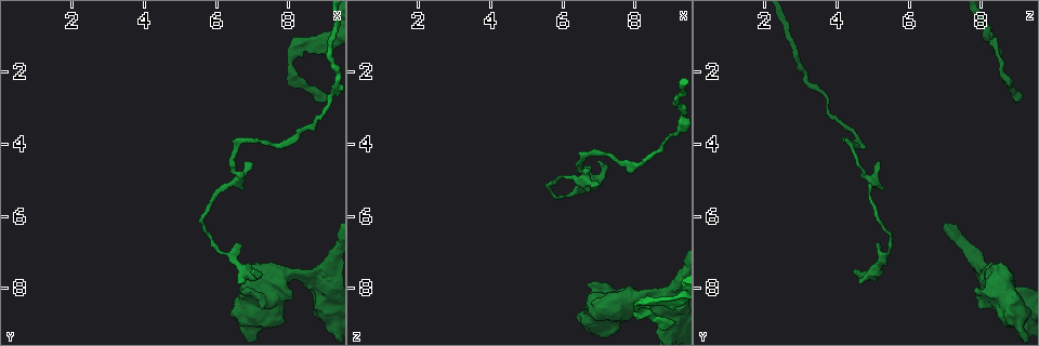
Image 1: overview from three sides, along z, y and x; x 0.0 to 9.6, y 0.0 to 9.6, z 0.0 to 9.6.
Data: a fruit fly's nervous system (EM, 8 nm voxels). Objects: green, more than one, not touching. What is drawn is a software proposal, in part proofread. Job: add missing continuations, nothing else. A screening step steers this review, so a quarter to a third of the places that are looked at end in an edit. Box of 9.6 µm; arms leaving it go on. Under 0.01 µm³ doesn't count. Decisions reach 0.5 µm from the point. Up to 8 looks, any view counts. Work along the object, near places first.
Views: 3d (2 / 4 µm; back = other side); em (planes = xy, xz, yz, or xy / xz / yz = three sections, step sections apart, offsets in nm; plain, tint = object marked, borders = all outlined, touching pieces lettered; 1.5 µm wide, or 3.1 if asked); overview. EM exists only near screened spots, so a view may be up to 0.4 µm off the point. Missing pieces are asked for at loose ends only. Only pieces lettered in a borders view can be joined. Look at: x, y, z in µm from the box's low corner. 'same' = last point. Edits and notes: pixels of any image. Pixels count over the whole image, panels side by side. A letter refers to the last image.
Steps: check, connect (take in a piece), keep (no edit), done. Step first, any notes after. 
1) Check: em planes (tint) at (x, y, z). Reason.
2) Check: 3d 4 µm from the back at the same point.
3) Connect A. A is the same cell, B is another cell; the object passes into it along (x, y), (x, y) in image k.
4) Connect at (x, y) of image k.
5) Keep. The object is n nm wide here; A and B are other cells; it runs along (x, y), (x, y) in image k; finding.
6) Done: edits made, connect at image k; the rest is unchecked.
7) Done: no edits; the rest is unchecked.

Check: em xz step 8 (borders) at (9.05, 2.75, 8.90).

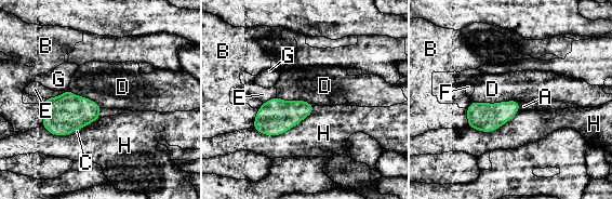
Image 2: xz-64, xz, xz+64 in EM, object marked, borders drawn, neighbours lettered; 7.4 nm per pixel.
Keep. A, B, C, D, E, F, G and H are other cells; a border runs along (471, 101), (489, 103), (519, 102) in image 2; none of them fits.

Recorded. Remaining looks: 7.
Check: 3d 4 µm at (6.65, 7.90, 4.65). Thin end.

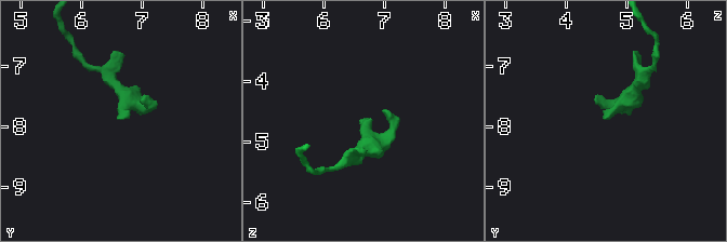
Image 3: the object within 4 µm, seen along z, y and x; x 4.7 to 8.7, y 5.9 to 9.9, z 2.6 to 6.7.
Check: em planes (borders) at (6.65, 7.90, 4.60).

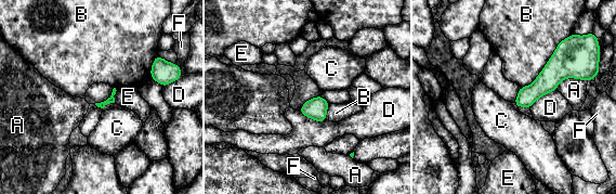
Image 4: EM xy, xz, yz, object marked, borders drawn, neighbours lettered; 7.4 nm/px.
Keep. A, B, C, D, E and F are other cells; it runs along (568, 75), (552, 75), (518, 102) in image 4; no lettered piece goes on from it.

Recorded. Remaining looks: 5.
Check: em planes (tint) at (7.20, 8.55, 8.00). Branch stops here.

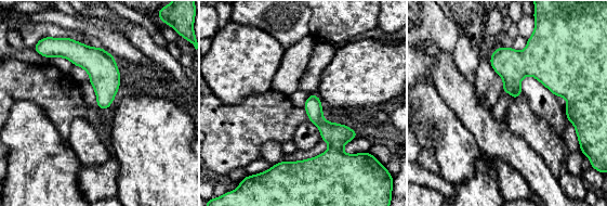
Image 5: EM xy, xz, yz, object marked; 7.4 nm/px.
Check: em planes (borders) at the same point.

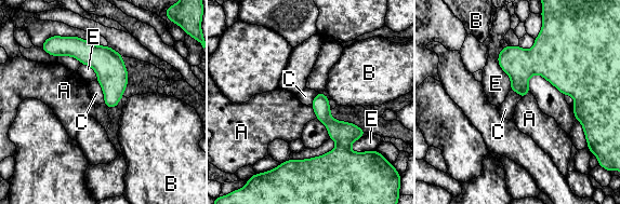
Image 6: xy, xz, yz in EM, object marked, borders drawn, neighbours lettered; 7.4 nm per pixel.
Keep. The longest contact is with E, 320 nm; A, B, C and E are other cells; a border runs along (311, 105), (317, 118) in image 6; none of them fits.

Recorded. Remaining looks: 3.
Done: no edits; the rest is unchecked.

